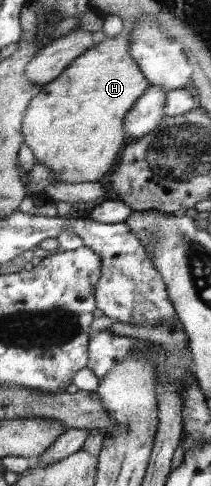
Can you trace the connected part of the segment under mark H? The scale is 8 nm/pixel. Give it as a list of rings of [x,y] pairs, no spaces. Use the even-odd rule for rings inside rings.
[[[130,32],[104,37],[97,45],[73,60],[63,73],[32,98],[22,121],[24,142],[33,151],[39,163],[45,163],[56,176],[55,181],[65,183],[95,182],[105,176],[118,162],[125,142],[123,122],[138,98],[150,88],[139,65],[129,54]]]

